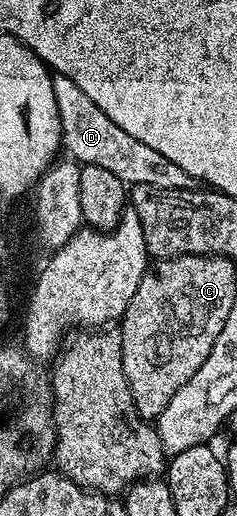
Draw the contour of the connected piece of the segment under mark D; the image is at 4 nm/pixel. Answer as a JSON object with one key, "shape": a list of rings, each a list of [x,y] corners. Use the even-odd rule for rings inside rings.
{"shape":[[[63,74],[53,75],[52,92],[56,98],[56,112],[60,112],[60,128],[62,129],[62,146],[73,161],[82,166],[99,166],[107,172],[112,172],[112,176],[120,176],[120,180],[130,186],[140,184],[152,184],[156,188],[168,188],[169,190],[189,190],[192,180],[184,168],[172,164],[165,156],[160,156],[153,148],[148,148],[148,144],[143,144],[141,140],[136,140],[136,136],[128,136],[124,128],[112,124],[92,100],[88,100],[88,95],[80,92],[72,80]]]}

